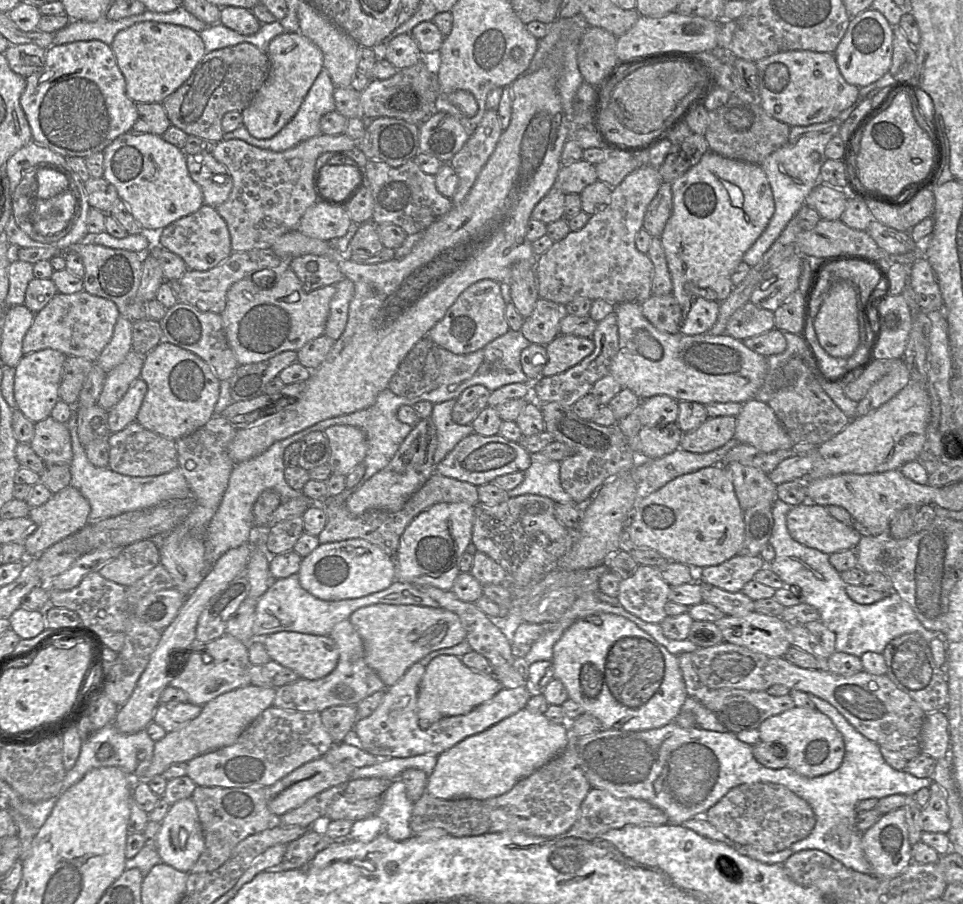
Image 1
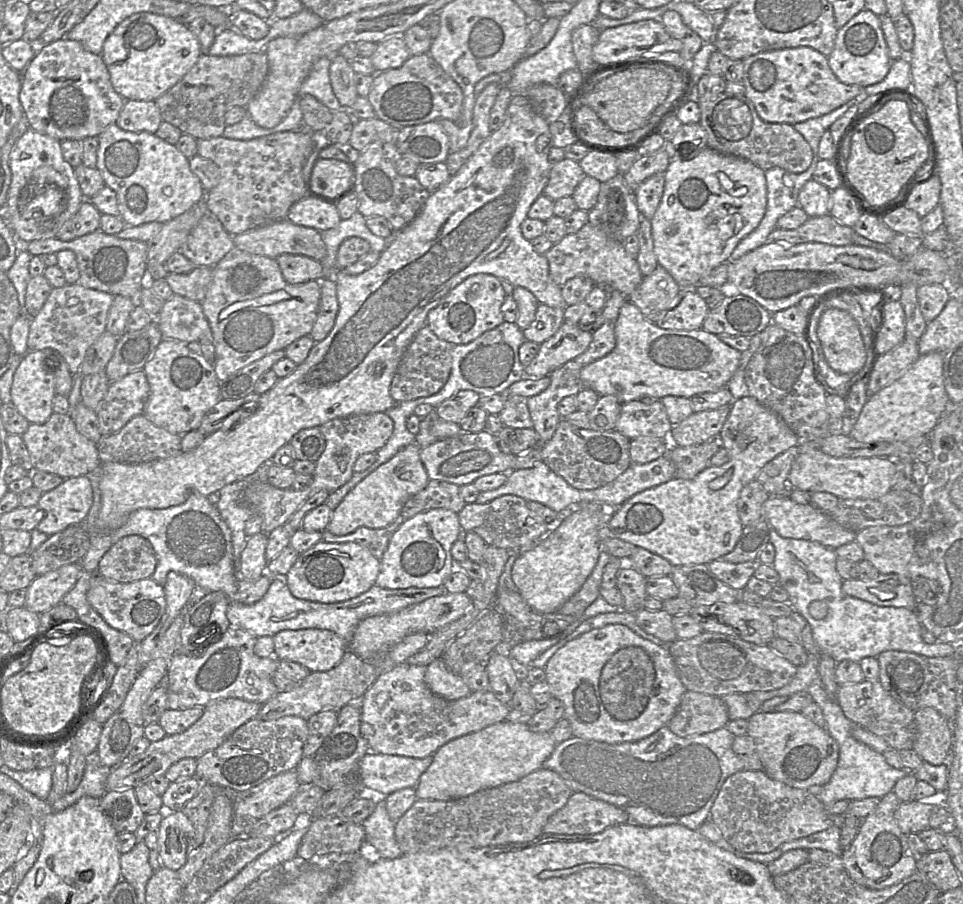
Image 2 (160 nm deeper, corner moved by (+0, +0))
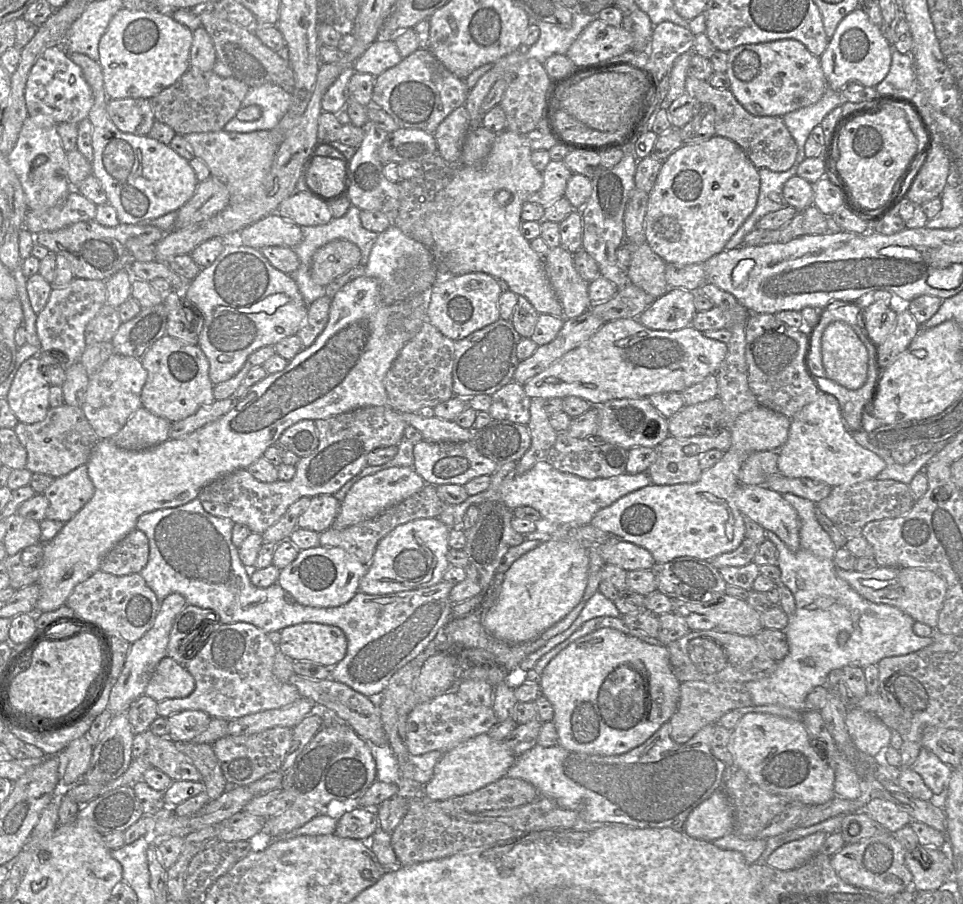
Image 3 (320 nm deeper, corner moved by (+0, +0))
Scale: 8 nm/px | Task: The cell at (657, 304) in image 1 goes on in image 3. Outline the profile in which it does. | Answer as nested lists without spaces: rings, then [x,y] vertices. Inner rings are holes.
[[[647,242],[631,246],[628,280],[657,299],[670,289],[665,277],[666,265]]]

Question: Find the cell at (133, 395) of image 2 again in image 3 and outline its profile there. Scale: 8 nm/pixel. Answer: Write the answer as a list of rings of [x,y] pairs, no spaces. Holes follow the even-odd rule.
[[[113,353],[100,370],[88,377],[88,388],[81,409],[98,440],[111,439],[142,407],[141,393],[147,381],[147,371],[141,359]]]

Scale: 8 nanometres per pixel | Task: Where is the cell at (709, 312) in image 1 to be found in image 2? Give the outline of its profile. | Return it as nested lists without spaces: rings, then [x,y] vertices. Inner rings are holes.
[[[696,289],[681,290],[676,305],[655,324],[662,329],[699,330],[709,311],[706,301],[697,294]]]

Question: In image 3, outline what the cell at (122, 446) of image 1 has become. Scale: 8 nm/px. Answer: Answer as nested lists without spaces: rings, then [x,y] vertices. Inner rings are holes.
[[[140,407],[115,434],[111,442],[128,451],[151,449],[170,438],[172,423]]]

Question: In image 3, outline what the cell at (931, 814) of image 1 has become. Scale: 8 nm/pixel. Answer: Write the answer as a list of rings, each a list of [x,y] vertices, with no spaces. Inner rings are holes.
[[[871,799],[865,805],[864,812],[891,833],[910,825],[913,821],[897,804],[883,799]]]

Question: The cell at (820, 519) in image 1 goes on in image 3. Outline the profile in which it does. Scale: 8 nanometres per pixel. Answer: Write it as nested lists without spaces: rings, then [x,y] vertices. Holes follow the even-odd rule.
[[[739,484],[734,502],[743,516],[777,534],[792,552],[801,548],[798,514],[780,493],[765,485]]]

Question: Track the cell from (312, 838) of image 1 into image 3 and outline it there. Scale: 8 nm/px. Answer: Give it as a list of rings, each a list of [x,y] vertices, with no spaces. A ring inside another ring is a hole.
[[[355,807],[338,820],[334,835],[367,842],[378,828],[376,809]]]

